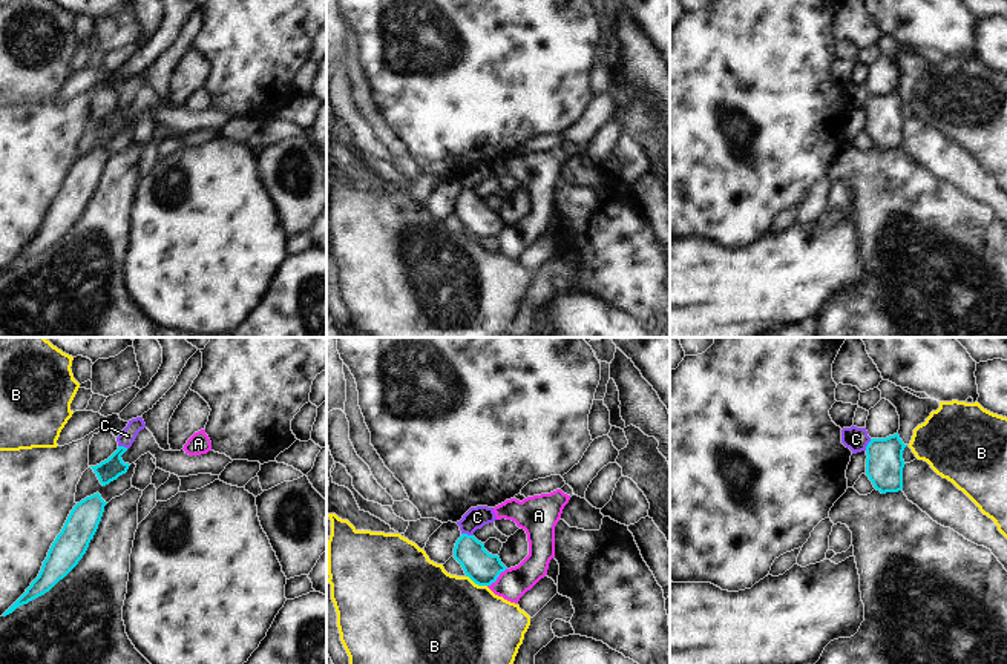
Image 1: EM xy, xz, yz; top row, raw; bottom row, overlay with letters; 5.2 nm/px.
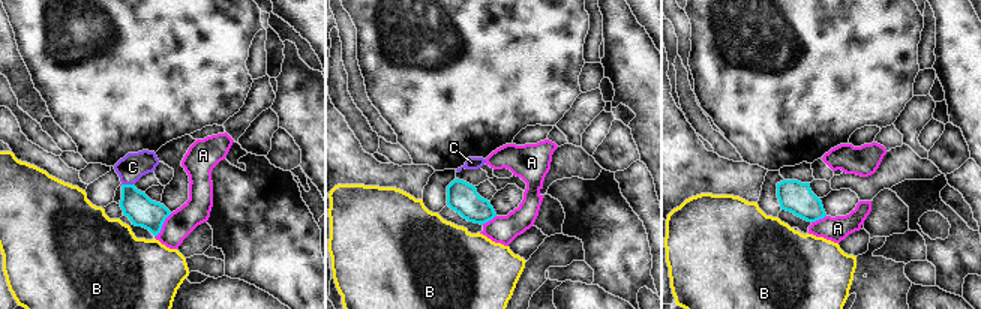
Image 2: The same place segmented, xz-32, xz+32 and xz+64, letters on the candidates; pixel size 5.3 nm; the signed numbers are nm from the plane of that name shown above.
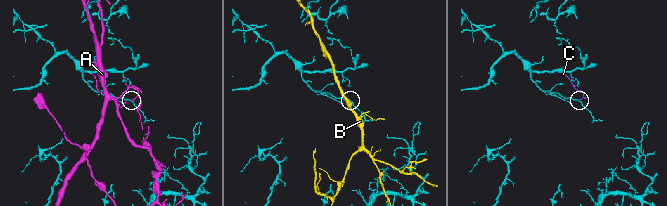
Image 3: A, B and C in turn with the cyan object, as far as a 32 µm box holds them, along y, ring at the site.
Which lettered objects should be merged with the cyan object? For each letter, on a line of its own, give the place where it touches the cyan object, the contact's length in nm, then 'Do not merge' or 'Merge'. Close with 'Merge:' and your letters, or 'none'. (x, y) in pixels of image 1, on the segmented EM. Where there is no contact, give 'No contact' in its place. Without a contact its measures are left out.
A: Touches cyan at xz (497, 577). Shared border 140 nm. Do not merge
B: Touches cyan at xz (477, 583). Shared border 130 nm. Do not merge
C: Touches cyan at xz (466, 534). Shared border 70 nm. Merge
Merge: C.

